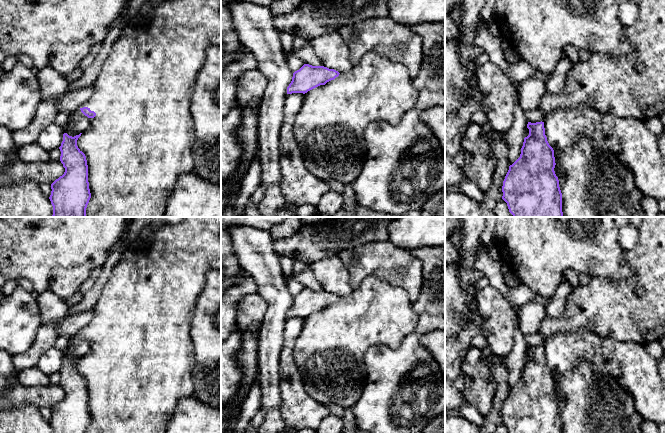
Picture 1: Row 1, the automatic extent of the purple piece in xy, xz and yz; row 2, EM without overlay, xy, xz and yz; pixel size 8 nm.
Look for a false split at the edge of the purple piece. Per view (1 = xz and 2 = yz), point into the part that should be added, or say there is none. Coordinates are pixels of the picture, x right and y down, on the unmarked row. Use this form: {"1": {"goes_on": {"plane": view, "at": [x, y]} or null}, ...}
{"1": {"goes_on": {"plane": "xz", "at": [329, 353]}}, "2": {"goes_on": {"plane": "yz", "at": [591, 402]}}}

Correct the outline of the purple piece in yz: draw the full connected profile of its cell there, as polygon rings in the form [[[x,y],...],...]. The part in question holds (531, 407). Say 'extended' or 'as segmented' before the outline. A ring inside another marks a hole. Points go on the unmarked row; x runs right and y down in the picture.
extended | [[[528,346],[527,352],[529,359],[524,362],[521,372],[520,381],[509,390],[509,394],[505,400],[502,410],[502,423],[507,427],[508,433],[643,433],[641,431],[641,423],[644,421],[640,413],[636,410],[633,397],[620,384],[618,384],[611,376],[596,373],[592,364],[588,361],[580,362],[575,369],[566,372],[552,372],[545,359],[544,346],[531,347]]]

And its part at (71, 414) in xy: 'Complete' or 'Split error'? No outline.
Split error

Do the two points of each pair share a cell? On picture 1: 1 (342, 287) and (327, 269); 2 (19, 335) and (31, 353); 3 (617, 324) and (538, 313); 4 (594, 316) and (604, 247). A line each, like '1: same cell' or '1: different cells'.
1: same cell
2: different cells
3: different cells
4: different cells

